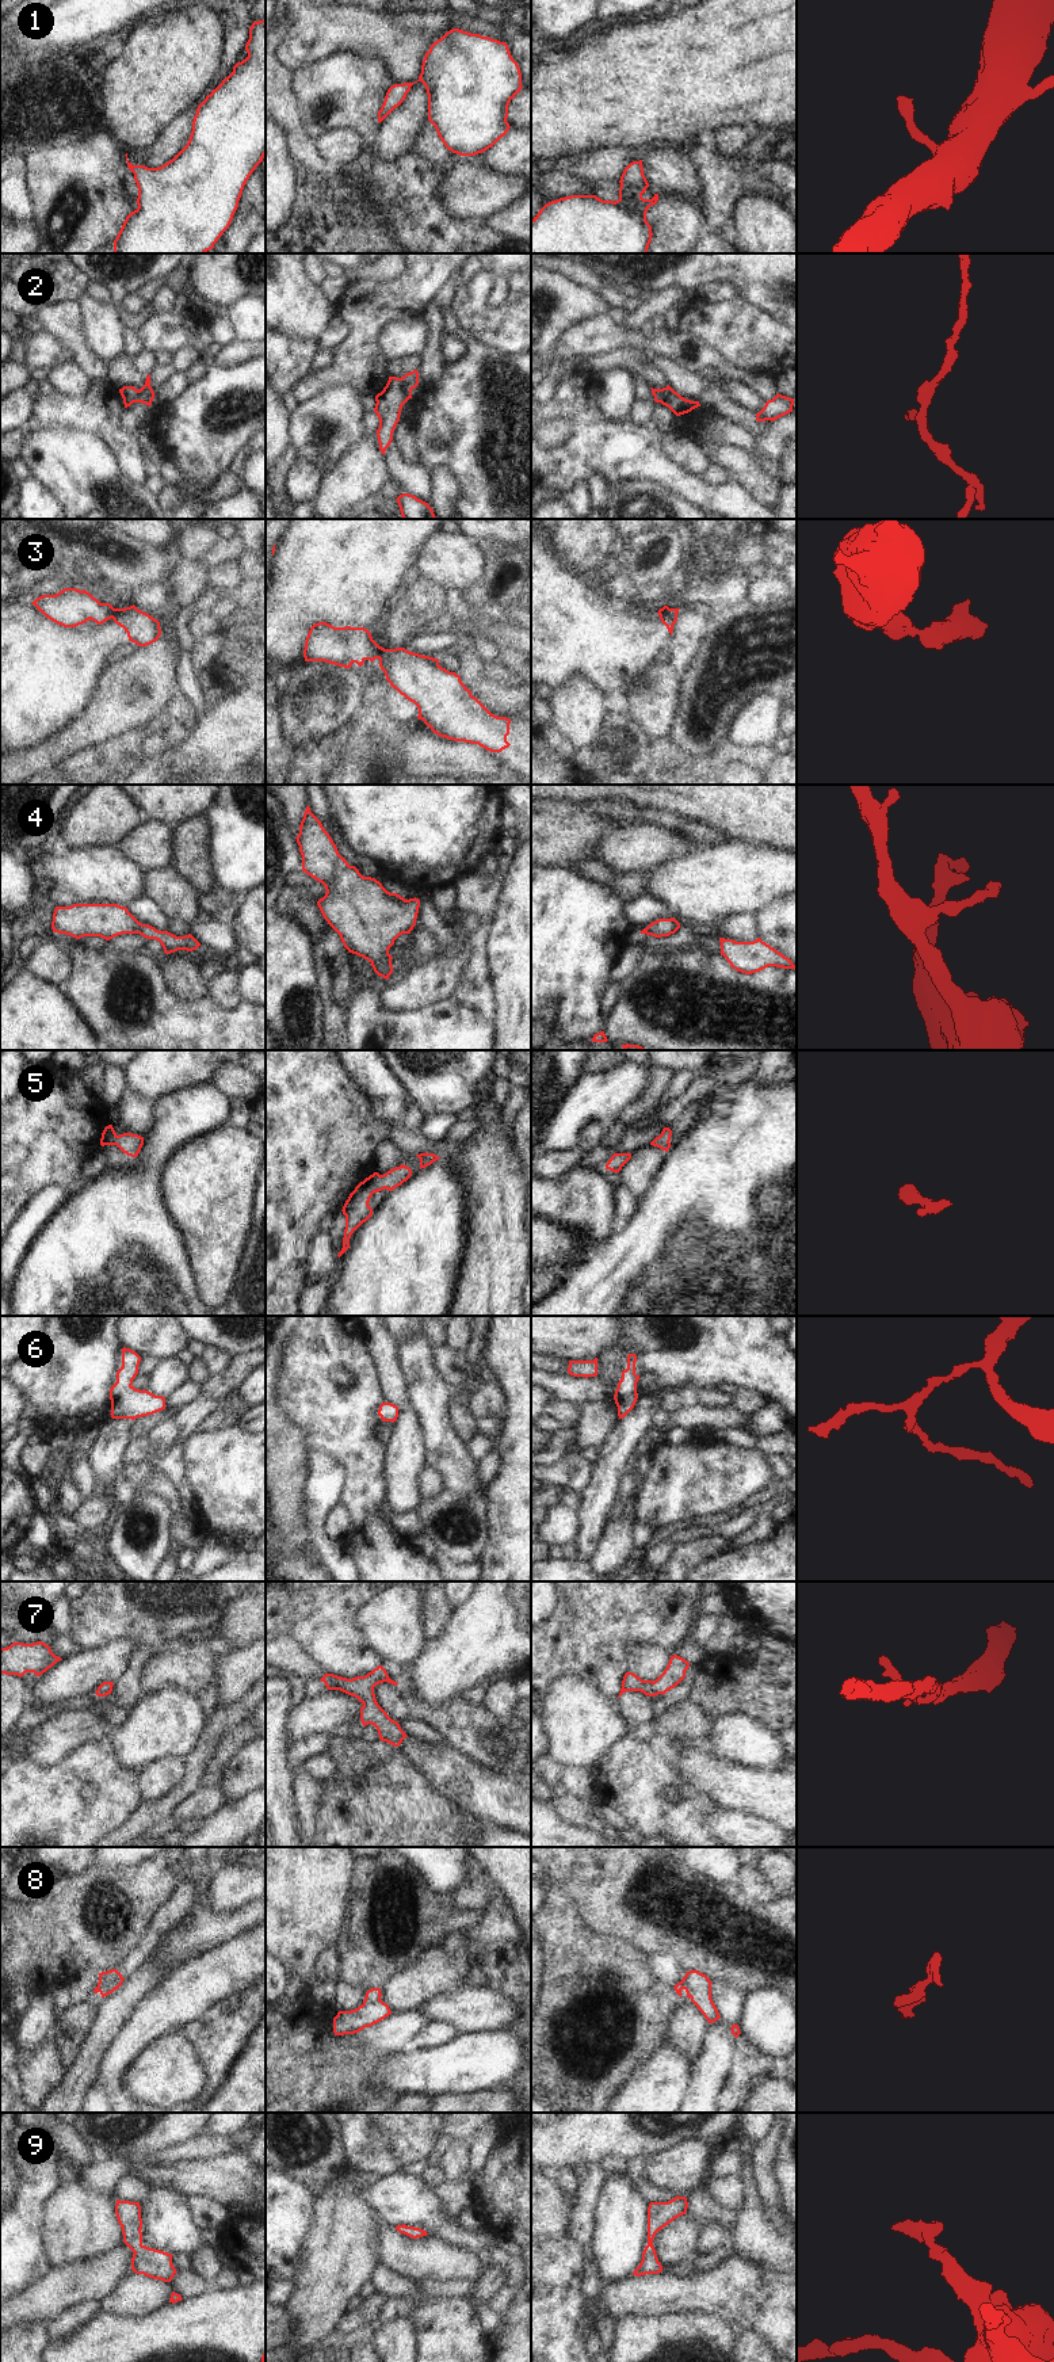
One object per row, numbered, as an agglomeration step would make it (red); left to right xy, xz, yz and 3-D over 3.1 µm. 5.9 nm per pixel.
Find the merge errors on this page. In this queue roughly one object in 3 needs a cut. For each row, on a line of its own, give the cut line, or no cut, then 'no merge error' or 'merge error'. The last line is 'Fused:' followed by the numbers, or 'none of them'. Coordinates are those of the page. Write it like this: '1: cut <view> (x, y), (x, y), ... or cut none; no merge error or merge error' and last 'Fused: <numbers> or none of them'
1: cut none; no merge error
2: cut xz (400, 378), (411, 389); merge error
3: cut xz (381, 647), (377, 657); merge error
4: cut none; no merge error
5: cut none; no merge error
6: cut none; no merge error
7: cut none; no merge error
8: cut yz (686, 1975), (691, 1996); merge error
9: cut none; no merge error
Fused: 2, 3, 8

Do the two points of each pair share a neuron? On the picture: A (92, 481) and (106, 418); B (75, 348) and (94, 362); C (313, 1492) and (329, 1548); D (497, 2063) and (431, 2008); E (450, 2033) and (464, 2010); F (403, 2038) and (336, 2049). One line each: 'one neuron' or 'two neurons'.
A: two neurons
B: one neuron
C: one neuron
D: two neurons
E: two neurons
F: one neuron

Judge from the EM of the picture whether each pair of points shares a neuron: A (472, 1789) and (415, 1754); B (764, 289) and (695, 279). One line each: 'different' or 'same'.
A: same
B: same

